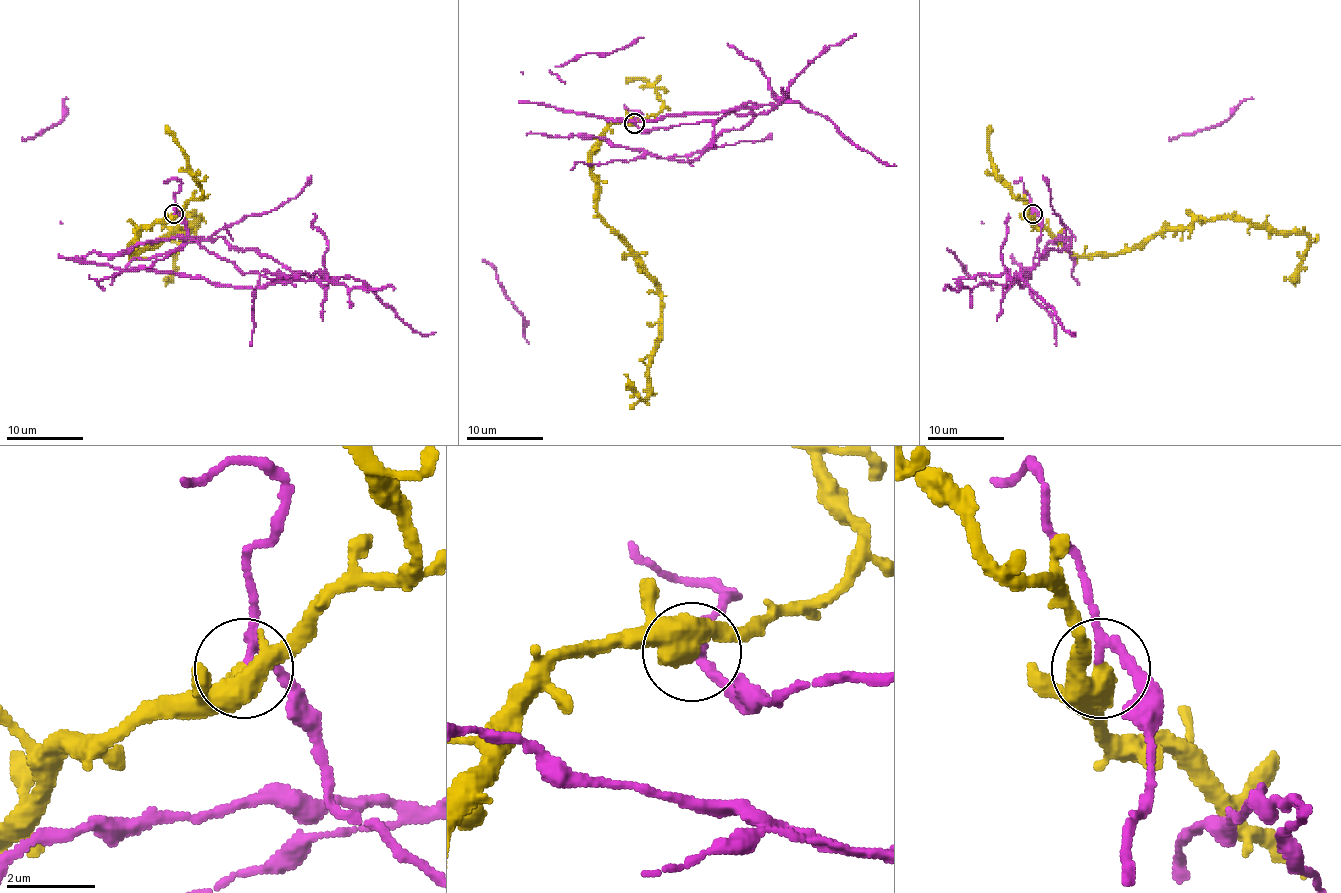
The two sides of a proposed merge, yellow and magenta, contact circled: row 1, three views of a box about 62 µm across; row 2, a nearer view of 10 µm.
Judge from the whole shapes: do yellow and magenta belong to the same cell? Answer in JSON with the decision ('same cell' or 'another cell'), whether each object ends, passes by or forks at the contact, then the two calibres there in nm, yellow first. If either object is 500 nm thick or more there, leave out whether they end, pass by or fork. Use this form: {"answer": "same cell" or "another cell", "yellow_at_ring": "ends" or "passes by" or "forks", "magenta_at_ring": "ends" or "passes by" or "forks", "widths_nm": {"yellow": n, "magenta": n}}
{"answer": "another cell", "yellow_at_ring": "passes by", "magenta_at_ring": "passes by", "widths_nm": {"yellow": 480, "magenta": 190}}

